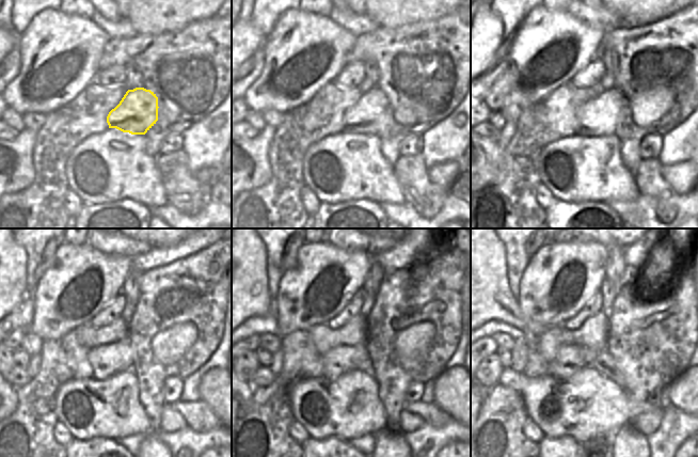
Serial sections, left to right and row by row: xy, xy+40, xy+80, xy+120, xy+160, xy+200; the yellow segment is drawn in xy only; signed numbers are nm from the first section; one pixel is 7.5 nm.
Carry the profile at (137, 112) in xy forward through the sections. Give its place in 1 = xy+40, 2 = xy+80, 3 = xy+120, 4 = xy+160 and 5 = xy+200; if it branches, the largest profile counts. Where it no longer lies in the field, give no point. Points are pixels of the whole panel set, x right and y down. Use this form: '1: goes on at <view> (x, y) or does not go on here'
1: goes on at xy+40 (368, 116)
2: goes on at xy+80 (598, 116)
3: goes on at xy+120 (110, 359)
4: goes on at xy+160 (340, 359)
5: goes on at xy+200 (568, 360)

